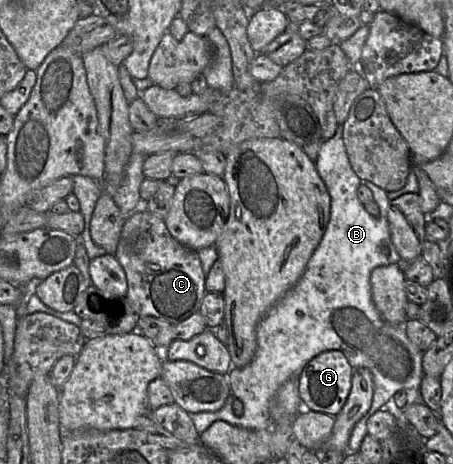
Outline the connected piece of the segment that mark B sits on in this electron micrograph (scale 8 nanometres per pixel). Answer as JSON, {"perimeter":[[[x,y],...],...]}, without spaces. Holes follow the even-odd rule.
{"perimeter":[[[338,125],[335,135],[328,139],[323,140],[320,145],[318,158],[315,162],[315,166],[317,169],[318,174],[320,175],[321,179],[323,180],[324,184],[327,187],[327,190],[330,195],[330,219],[325,230],[325,233],[318,245],[318,247],[313,252],[306,269],[299,279],[299,281],[268,311],[265,317],[261,320],[257,328],[257,349],[254,358],[252,361],[242,368],[232,367],[231,370],[228,372],[228,381],[230,384],[231,395],[228,396],[225,404],[223,407],[215,412],[198,412],[198,413],[190,413],[191,420],[193,421],[194,427],[199,435],[201,435],[207,428],[209,428],[212,423],[216,421],[225,421],[228,424],[233,426],[251,429],[251,430],[265,430],[271,427],[271,418],[270,418],[270,411],[269,405],[270,401],[277,392],[277,390],[291,378],[299,377],[302,370],[305,366],[316,356],[319,354],[329,351],[329,350],[339,350],[341,351],[345,357],[347,358],[349,364],[353,369],[358,368],[366,368],[368,369],[373,377],[374,383],[374,393],[373,397],[374,401],[370,407],[370,410],[367,412],[367,415],[373,415],[376,411],[380,410],[384,407],[389,400],[399,391],[405,391],[407,393],[407,406],[413,403],[424,403],[423,399],[420,395],[419,388],[424,376],[423,366],[422,366],[422,357],[423,353],[418,348],[416,348],[406,333],[406,324],[389,324],[385,322],[379,312],[377,311],[371,295],[371,286],[370,286],[370,275],[374,268],[379,266],[387,266],[391,264],[403,264],[401,262],[401,258],[393,245],[391,238],[390,238],[390,231],[388,227],[388,220],[387,217],[383,217],[379,215],[379,217],[374,217],[370,215],[362,203],[360,202],[357,196],[358,187],[361,185],[362,180],[356,175],[354,170],[351,167],[349,162],[349,158],[346,152],[345,144],[343,141],[343,126]],[[234,398],[239,399],[242,401],[244,406],[244,411],[241,416],[236,416],[232,409],[232,403]]]}

